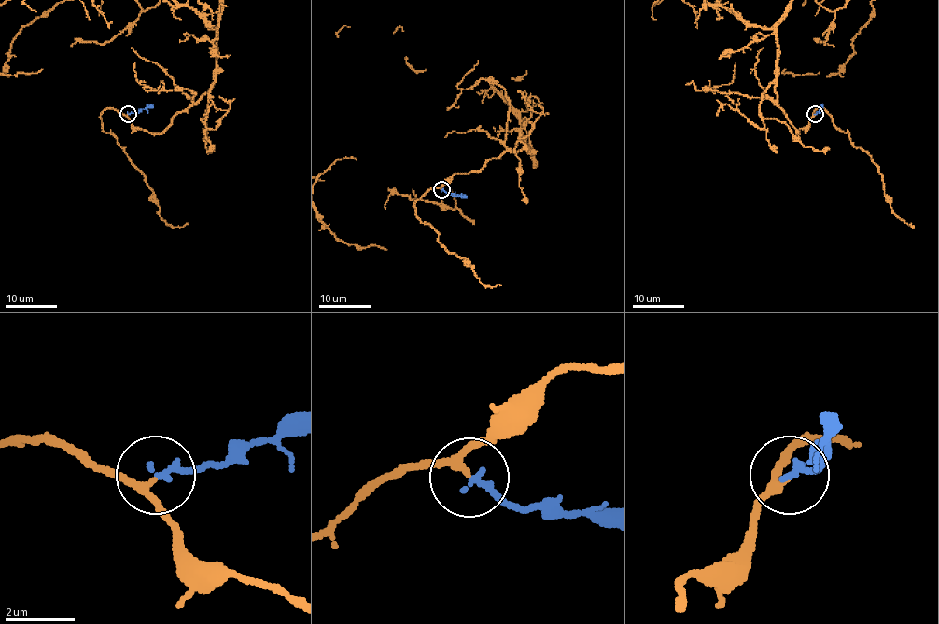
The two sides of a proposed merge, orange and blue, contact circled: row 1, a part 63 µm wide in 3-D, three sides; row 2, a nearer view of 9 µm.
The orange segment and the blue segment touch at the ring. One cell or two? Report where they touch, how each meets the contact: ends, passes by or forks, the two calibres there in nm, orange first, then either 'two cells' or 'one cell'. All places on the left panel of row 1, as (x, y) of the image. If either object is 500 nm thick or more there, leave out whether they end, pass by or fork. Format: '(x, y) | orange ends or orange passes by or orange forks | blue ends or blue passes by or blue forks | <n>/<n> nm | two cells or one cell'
(128, 114) | orange passes by | blue ends | 200/200 nm | one cell

